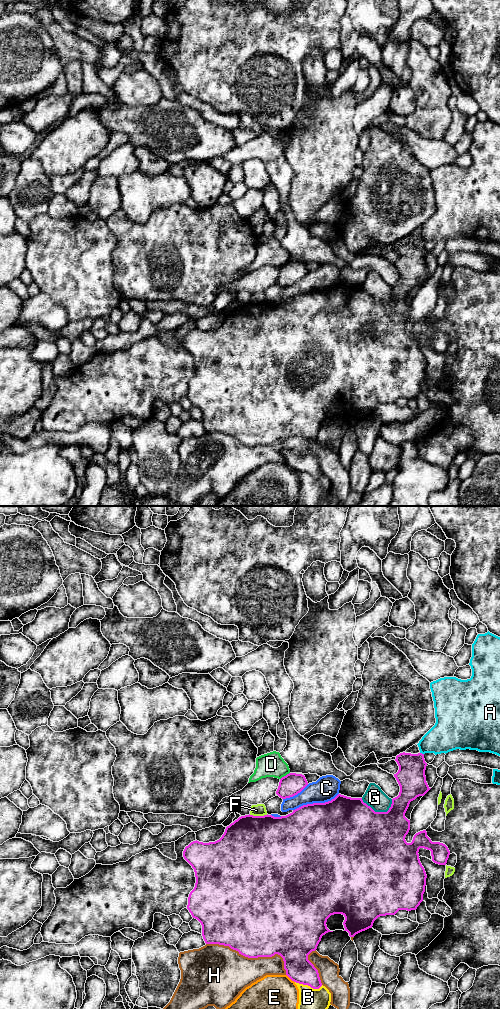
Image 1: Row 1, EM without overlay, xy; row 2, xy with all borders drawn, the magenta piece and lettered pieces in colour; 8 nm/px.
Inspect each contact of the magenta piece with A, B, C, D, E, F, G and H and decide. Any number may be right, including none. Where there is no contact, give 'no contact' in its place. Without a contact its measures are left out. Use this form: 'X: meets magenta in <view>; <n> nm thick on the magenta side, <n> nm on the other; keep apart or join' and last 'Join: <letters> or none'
A: meets magenta in xy; 220 nm thick on the magenta side, 260 nm on the other; keep apart
B: meets magenta in xy; 220 nm thick on the magenta side, 170 nm on the other; keep apart
C: meets magenta in xy; 500 nm thick on the magenta side, 200 nm on the other; keep apart
D: meets magenta in xy; 180 nm thick on the magenta side, 190 nm on the other; keep apart
E: meets magenta in xy; 240 nm thick on the magenta side, 280 nm on the other; keep apart
F: meets magenta in xy; 500 nm thick on the magenta side, 100 nm on the other; keep apart
G: meets magenta in xy; 500 nm thick on the magenta side, 160 nm on the other; keep apart
H: meets magenta in xy; 500 nm thick on the magenta side, 380 nm on the other; keep apart
Join: none

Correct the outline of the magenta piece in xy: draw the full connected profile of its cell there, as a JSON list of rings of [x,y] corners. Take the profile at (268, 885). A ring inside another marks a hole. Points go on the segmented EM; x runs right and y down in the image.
[[[400,753],[395,761],[399,770],[394,777],[399,786],[399,795],[392,799],[391,807],[387,812],[375,812],[370,806],[363,802],[362,798],[351,798],[338,794],[334,799],[325,803],[313,803],[303,805],[292,813],[274,817],[272,815],[253,816],[245,815],[239,817],[233,823],[226,827],[222,837],[209,843],[193,841],[185,847],[183,851],[184,859],[192,866],[195,872],[196,883],[194,889],[188,897],[187,909],[192,917],[197,919],[202,925],[202,936],[206,944],[219,944],[229,946],[239,954],[248,958],[272,957],[275,954],[280,955],[284,961],[286,975],[294,982],[308,985],[313,989],[319,989],[322,986],[318,970],[308,960],[308,955],[317,949],[323,935],[330,931],[327,928],[327,919],[334,914],[342,914],[345,917],[343,922],[344,931],[349,933],[350,937],[372,928],[374,921],[380,916],[395,915],[399,910],[416,910],[423,901],[423,894],[426,886],[426,872],[419,859],[419,849],[424,848],[431,851],[432,861],[439,865],[446,865],[450,855],[448,847],[440,842],[432,842],[427,836],[426,830],[416,833],[411,843],[405,840],[410,830],[410,820],[405,817],[405,813],[411,801],[419,796],[424,796],[431,788],[426,782],[425,770],[427,763],[424,754]]]

